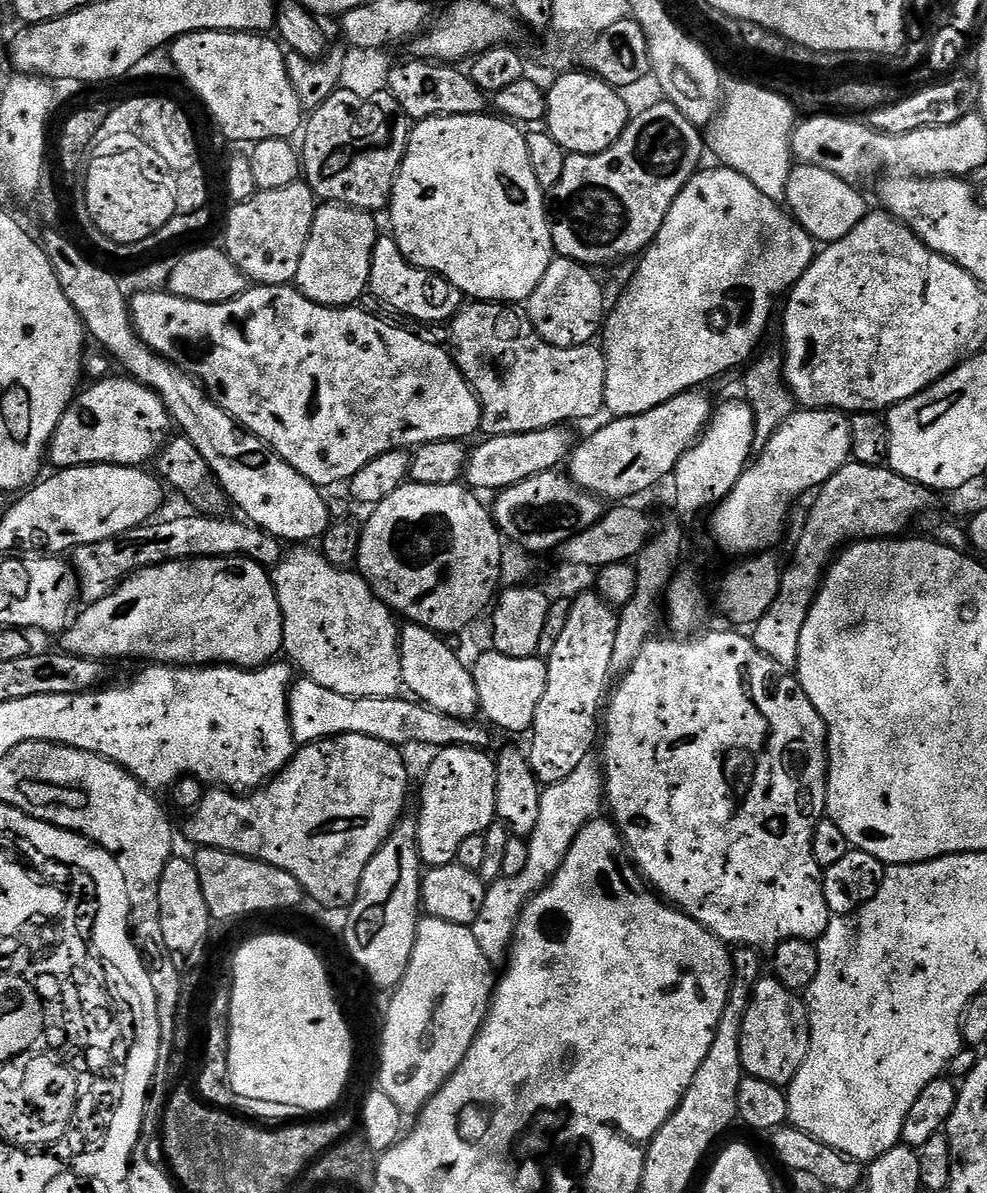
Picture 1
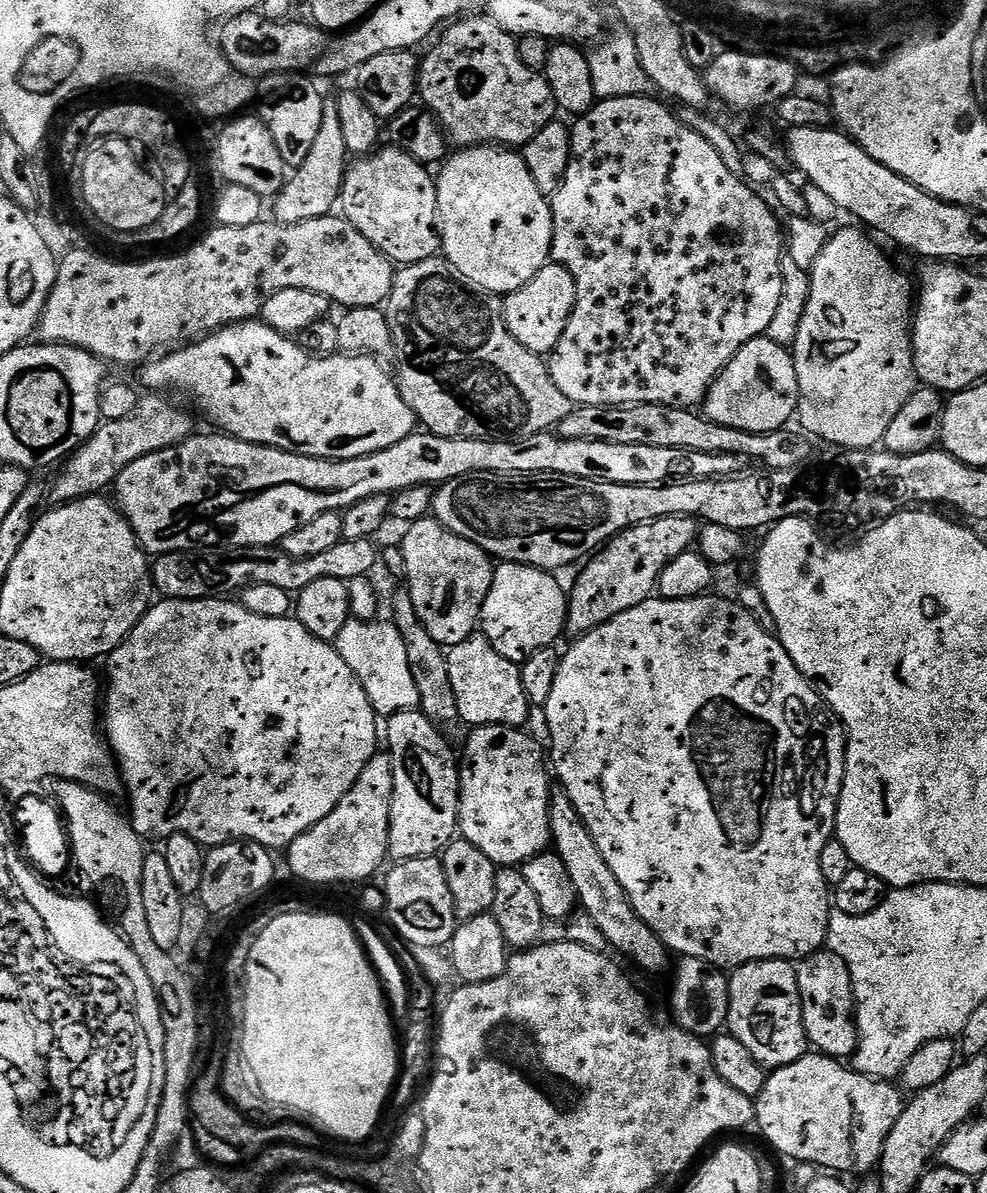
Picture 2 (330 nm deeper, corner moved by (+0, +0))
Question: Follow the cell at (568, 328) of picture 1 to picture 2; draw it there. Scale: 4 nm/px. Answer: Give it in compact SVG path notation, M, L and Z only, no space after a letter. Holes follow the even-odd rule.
M549 262L542 270L538 270L538 274L534 274L530 282L526 282L526 286L522 286L517 292L507 293L502 300L504 321L510 334L514 334L514 338L518 338L518 342L522 342L526 350L541 354L552 353L558 338L562 338L566 330L566 322L575 305L574 278L570 270L555 262Z

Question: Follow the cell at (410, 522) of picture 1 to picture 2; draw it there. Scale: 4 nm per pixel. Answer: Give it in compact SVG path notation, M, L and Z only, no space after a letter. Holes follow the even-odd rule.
M435 518L415 520L407 525L408 533L402 541L402 549L406 560L406 591L412 600L414 610L426 626L430 638L445 649L458 646L458 642L466 642L477 631L480 622L480 611L486 602L486 594L490 594L492 573L494 571L493 557L481 550L474 542L454 534L446 526L442 526Z

